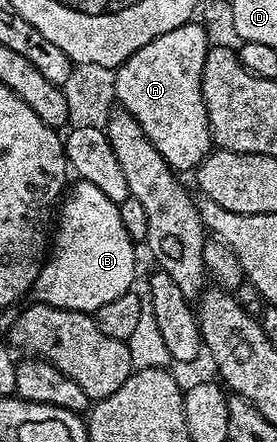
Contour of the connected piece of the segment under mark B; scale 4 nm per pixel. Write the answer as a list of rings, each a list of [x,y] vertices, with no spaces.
[[[81,180],[76,184],[59,203],[54,241],[36,278],[34,298],[36,302],[45,302],[54,308],[94,312],[102,308],[102,304],[133,289],[138,246],[122,224],[119,205],[95,184]]]

